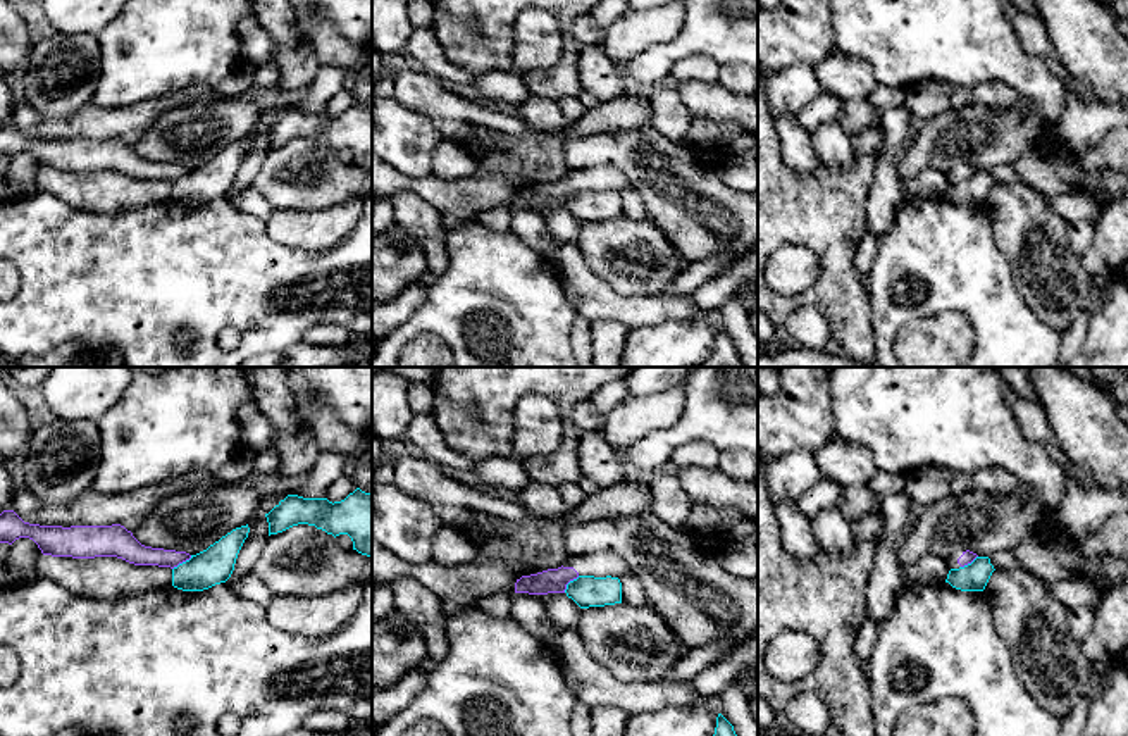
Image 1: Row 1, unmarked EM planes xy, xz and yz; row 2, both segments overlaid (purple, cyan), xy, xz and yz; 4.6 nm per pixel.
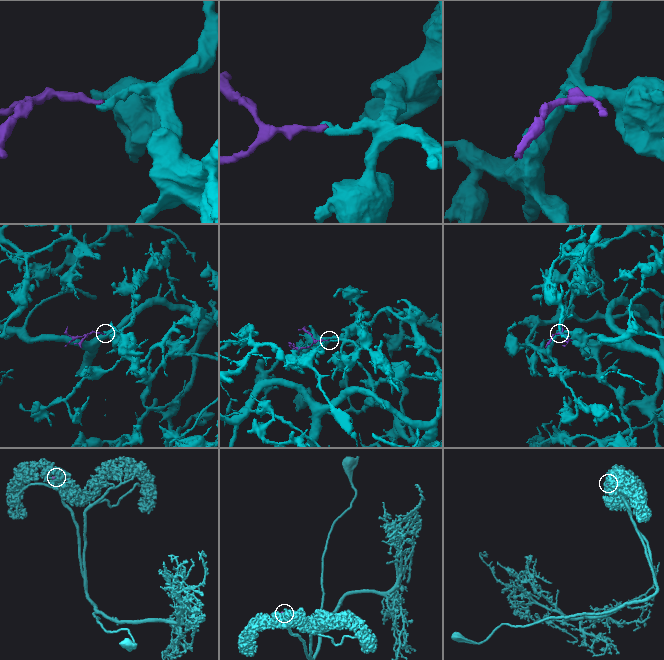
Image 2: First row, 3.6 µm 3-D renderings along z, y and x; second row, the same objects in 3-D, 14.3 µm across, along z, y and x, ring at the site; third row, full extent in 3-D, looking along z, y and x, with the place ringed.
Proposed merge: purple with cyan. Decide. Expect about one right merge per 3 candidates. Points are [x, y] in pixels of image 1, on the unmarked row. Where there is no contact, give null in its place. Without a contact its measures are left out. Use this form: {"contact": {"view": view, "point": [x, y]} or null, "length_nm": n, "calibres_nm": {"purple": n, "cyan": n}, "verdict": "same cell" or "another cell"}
{"contact": {"view": "xy", "point": [181, 176]}, "length_nm": 120, "calibres_nm": {"purple": 110, "cyan": 170}, "verdict": "another cell"}

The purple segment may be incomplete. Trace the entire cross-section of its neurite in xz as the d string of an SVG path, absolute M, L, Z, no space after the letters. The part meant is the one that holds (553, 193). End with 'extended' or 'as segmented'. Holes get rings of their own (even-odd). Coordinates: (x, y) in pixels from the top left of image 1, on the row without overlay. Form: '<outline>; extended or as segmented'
M587 167L570 171L561 181L548 183L537 188L522 190L515 196L515 207L548 209L565 207L567 198L579 190L618 191L632 188L629 178L617 167Z; extended

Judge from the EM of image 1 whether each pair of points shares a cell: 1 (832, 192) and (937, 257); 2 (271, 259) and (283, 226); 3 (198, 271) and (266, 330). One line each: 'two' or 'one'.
1: two
2: two
3: one

